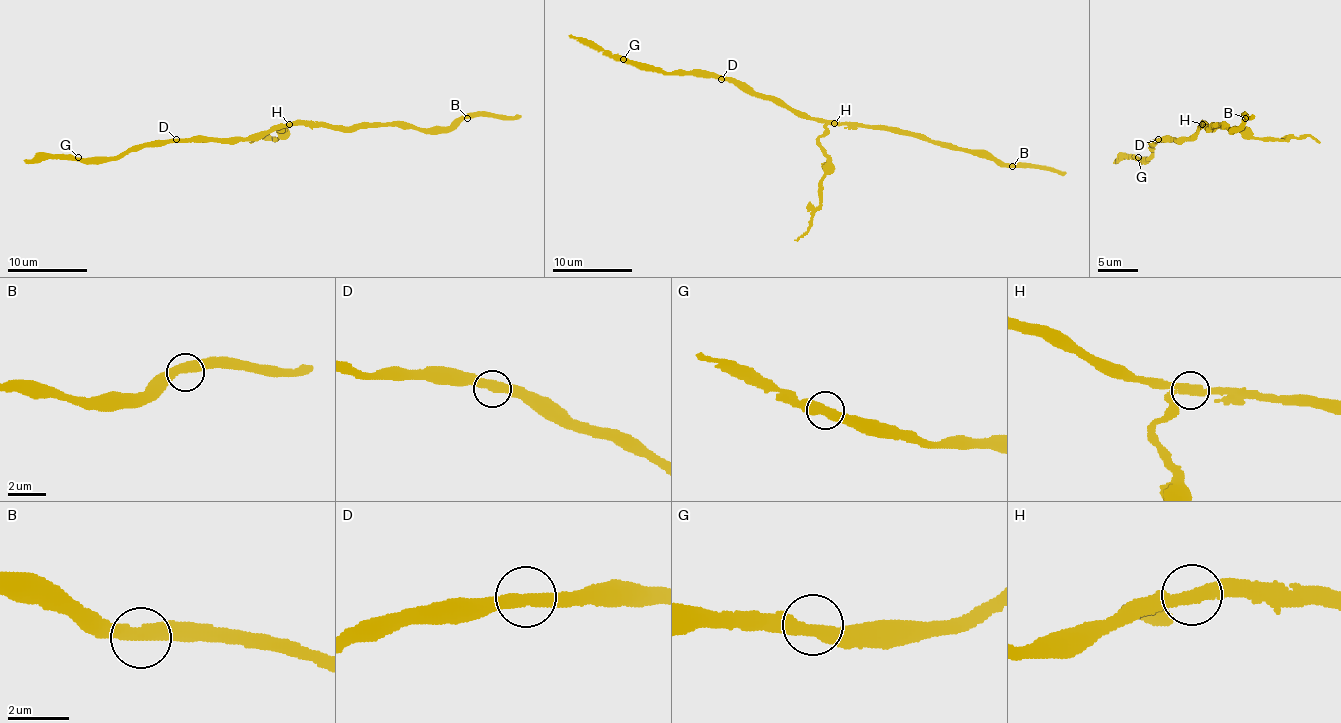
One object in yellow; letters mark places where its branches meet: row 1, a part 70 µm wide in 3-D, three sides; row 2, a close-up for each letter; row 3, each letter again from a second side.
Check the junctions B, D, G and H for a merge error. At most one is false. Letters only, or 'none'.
H

